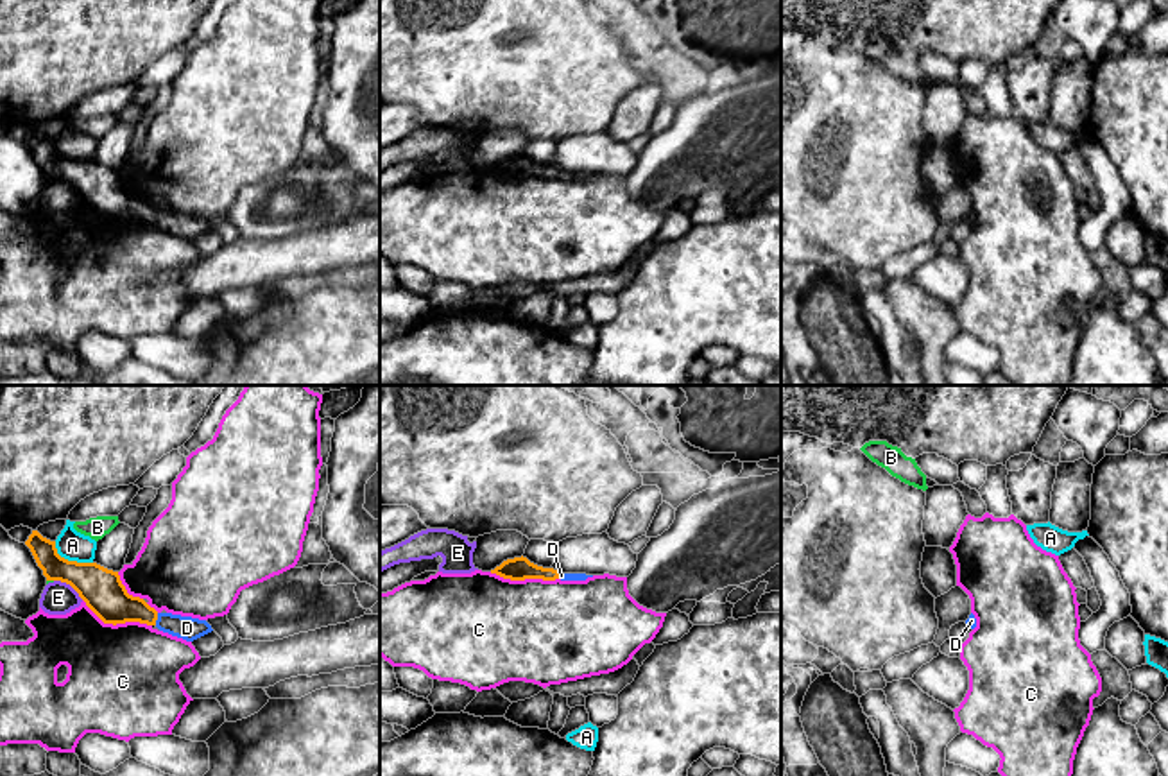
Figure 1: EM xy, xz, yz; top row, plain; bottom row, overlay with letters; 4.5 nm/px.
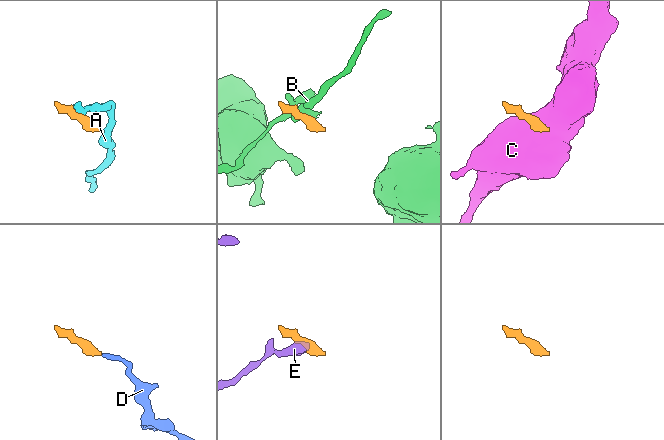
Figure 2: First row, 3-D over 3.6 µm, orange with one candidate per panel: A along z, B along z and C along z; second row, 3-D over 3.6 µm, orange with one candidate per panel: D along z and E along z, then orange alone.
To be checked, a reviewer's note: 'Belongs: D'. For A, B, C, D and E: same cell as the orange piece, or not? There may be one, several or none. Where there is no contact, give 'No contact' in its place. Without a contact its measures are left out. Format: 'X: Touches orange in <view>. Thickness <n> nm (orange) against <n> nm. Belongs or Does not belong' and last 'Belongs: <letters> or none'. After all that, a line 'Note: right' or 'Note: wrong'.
A: Touches orange in xy. Thickness 190 nm (orange) against 140 nm. Does not belong
B: Touches orange in xy. Thickness 190 nm (orange) against 20 nm. Does not belong
C: Touches orange in xy. Thickness 190 nm (orange) against 480 nm. Does not belong
D: Touches orange in xy. Thickness 180 nm (orange) against 110 nm. Belongs
E: Touches orange in xy. Thickness 190 nm (orange) against 150 nm. Does not belong
Belongs: D
Note: right

